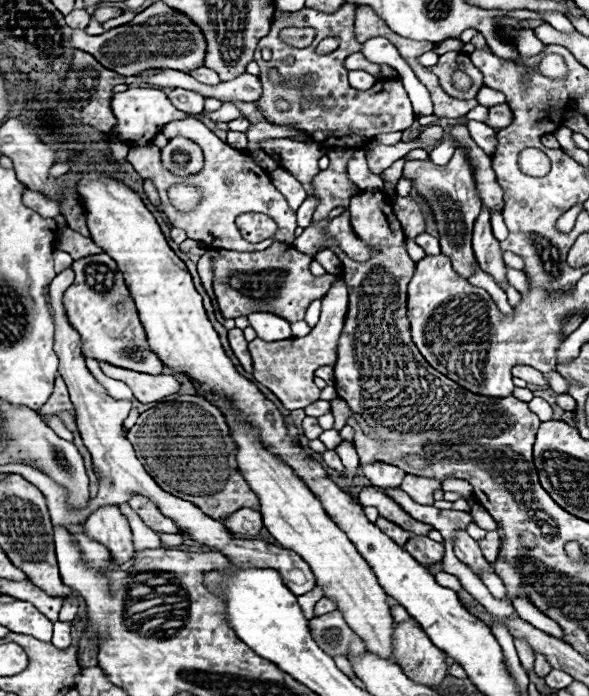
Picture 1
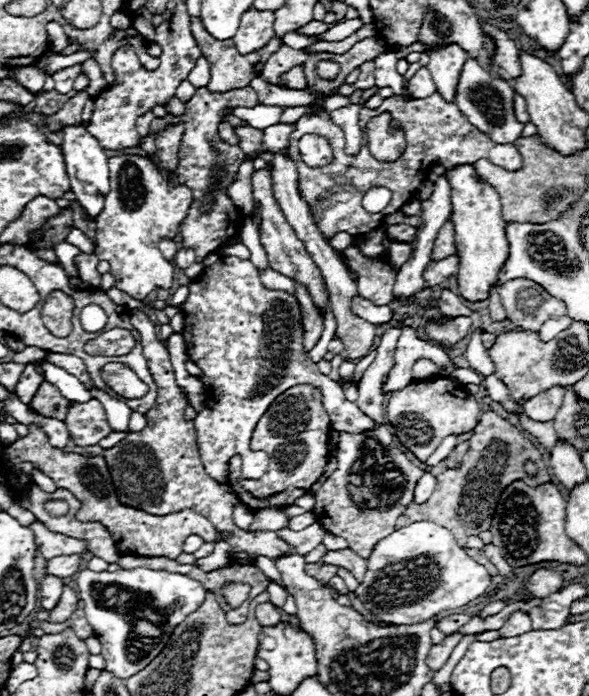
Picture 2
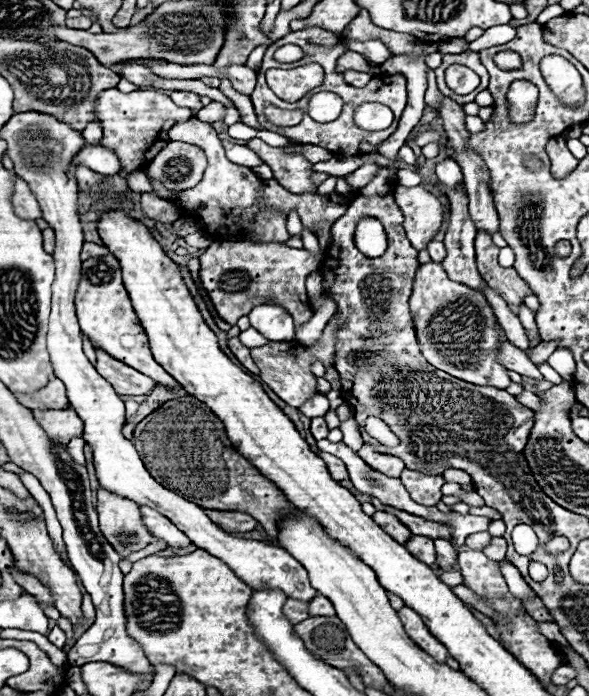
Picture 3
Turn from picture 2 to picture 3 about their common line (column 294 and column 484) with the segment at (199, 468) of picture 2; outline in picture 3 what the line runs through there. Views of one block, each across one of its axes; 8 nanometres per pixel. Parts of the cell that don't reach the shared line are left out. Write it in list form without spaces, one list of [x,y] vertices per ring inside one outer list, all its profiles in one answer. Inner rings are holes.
[[[492,538],[490,546],[486,546],[484,554],[492,560],[502,560],[506,556],[506,540],[504,538]]]

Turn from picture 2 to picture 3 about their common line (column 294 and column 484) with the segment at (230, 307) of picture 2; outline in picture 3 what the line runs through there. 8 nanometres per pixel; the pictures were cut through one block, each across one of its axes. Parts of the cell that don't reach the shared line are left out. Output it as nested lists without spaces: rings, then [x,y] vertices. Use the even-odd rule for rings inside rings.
[[[428,262],[416,272],[410,312],[416,326],[420,352],[432,366],[472,384],[494,386],[500,390],[508,388],[510,378],[506,368],[496,362],[496,318],[492,314],[492,306],[480,292],[448,280],[442,264]]]

